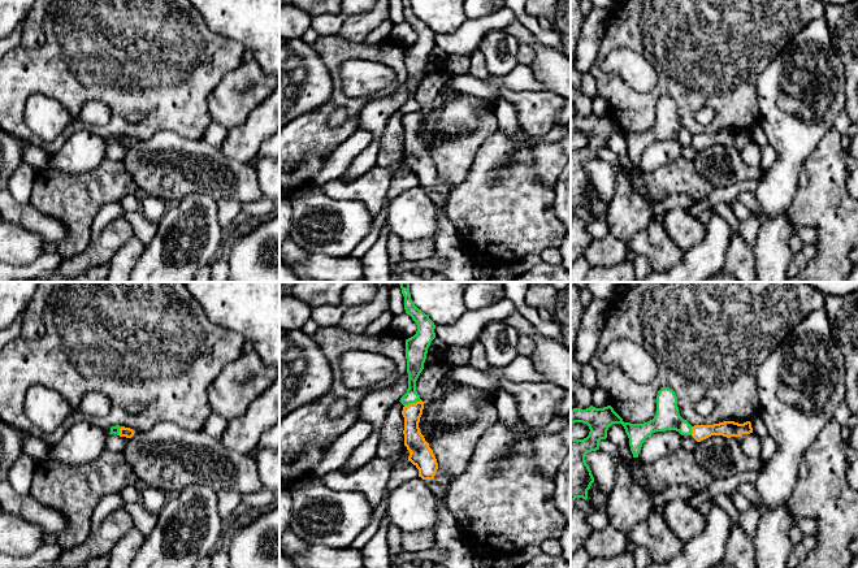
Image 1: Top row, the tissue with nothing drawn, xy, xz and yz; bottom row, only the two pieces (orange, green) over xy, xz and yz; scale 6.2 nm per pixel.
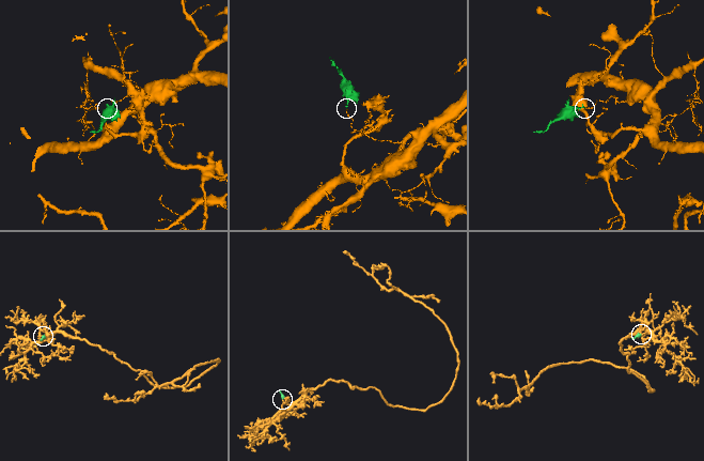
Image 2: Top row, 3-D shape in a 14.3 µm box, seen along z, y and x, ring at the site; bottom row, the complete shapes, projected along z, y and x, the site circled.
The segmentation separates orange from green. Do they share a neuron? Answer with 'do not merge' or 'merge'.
do not merge

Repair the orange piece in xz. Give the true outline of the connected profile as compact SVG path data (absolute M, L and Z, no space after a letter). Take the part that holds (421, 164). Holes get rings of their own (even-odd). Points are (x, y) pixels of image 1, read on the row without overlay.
M422 109L403 116L404 126L404 155L411 161L408 170L419 178L419 186L433 188L438 178L437 168L429 152L420 142L419 131L424 118Z

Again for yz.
M724 130L714 134L694 134L692 136L692 146L697 151L701 151L711 144L723 144L731 147L750 142L753 142L750 130L746 130L744 133L738 133L734 130Z

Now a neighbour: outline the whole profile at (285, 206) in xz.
M280 198L280 242L290 235L292 205L290 199Z

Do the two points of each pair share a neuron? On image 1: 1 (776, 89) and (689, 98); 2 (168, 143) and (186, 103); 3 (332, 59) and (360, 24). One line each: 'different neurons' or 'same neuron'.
1: different neurons
2: different neurons
3: different neurons

